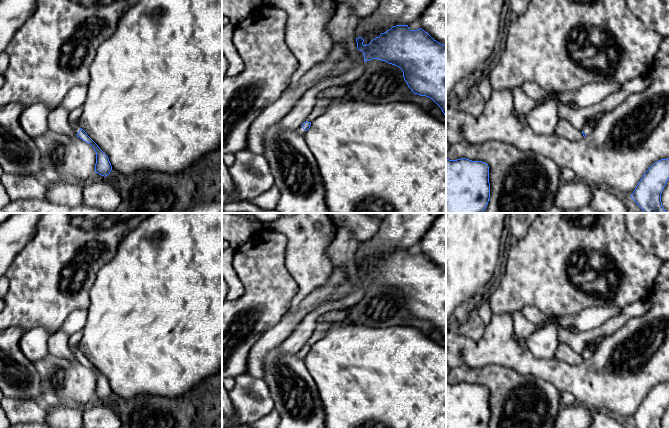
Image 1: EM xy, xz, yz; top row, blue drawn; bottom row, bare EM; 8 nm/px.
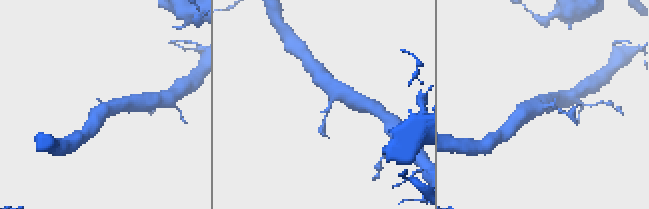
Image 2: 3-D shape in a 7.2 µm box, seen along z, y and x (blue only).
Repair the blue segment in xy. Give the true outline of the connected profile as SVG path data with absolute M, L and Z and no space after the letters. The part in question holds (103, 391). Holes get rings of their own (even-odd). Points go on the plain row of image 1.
M70 346L70 350L76 357L77 361L90 368L96 376L95 396L101 400L107 400L112 394L108 380L98 371L98 369L79 351L79 349Z

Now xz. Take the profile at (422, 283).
M396 249L364 269L362 261L356 262L357 273L364 277L364 285L378 283L399 291L408 311L414 318L431 322L446 340L446 270L434 264L422 252L410 254L408 249Z

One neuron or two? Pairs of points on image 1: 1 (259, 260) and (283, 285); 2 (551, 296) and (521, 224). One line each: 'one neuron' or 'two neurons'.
1: one neuron
2: two neurons

